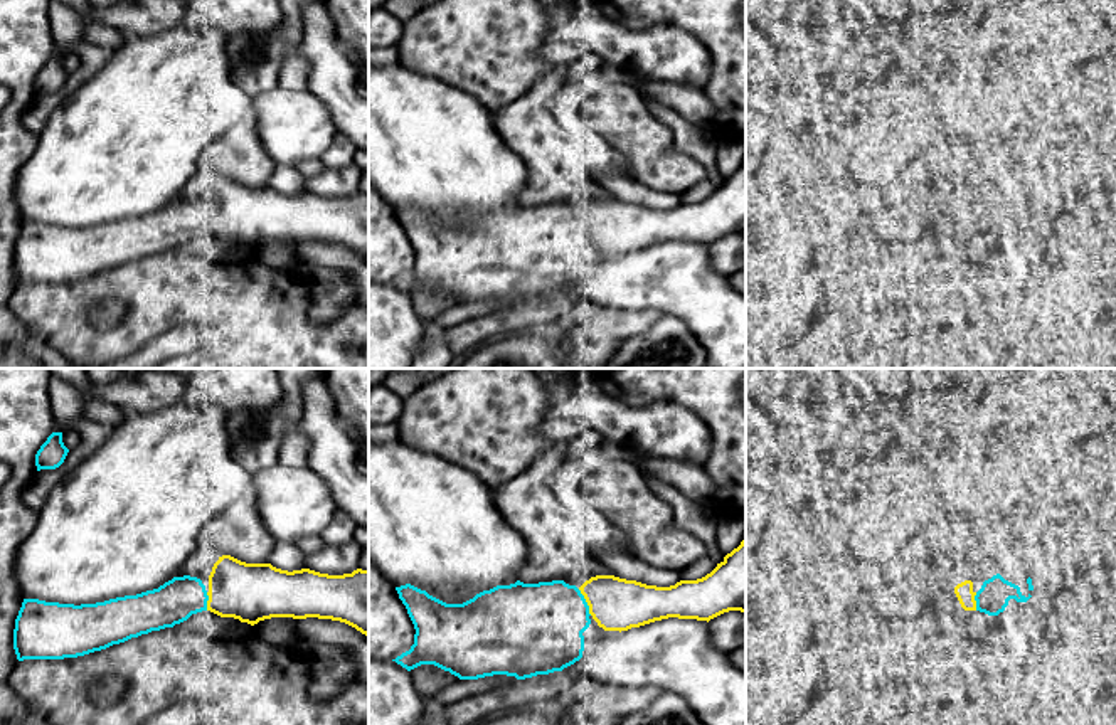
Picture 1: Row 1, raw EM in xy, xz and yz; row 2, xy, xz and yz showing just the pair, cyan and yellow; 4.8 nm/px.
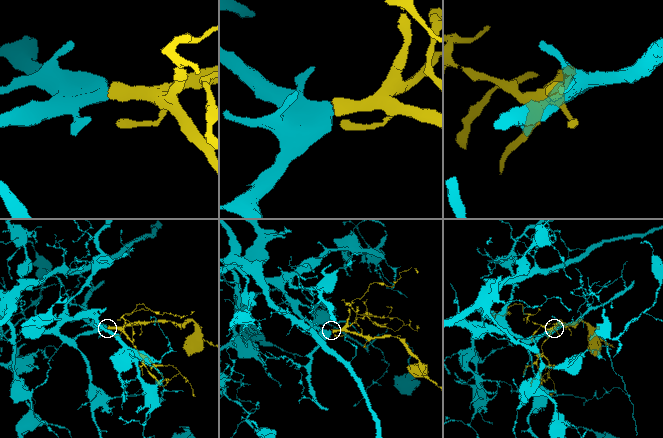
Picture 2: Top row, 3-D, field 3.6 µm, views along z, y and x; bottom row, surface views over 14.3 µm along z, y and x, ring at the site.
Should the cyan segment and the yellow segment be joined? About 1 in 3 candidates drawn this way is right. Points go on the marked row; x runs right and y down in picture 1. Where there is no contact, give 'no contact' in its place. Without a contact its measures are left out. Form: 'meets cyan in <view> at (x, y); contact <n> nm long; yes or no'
meets cyan in xz at (586, 603); contact 140 nm long; yes

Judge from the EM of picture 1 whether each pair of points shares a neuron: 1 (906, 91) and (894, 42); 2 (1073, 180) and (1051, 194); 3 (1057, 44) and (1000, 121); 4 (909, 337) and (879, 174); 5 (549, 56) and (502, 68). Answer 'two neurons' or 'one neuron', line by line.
1: two neurons
2: two neurons
3: one neuron
4: two neurons
5: two neurons

